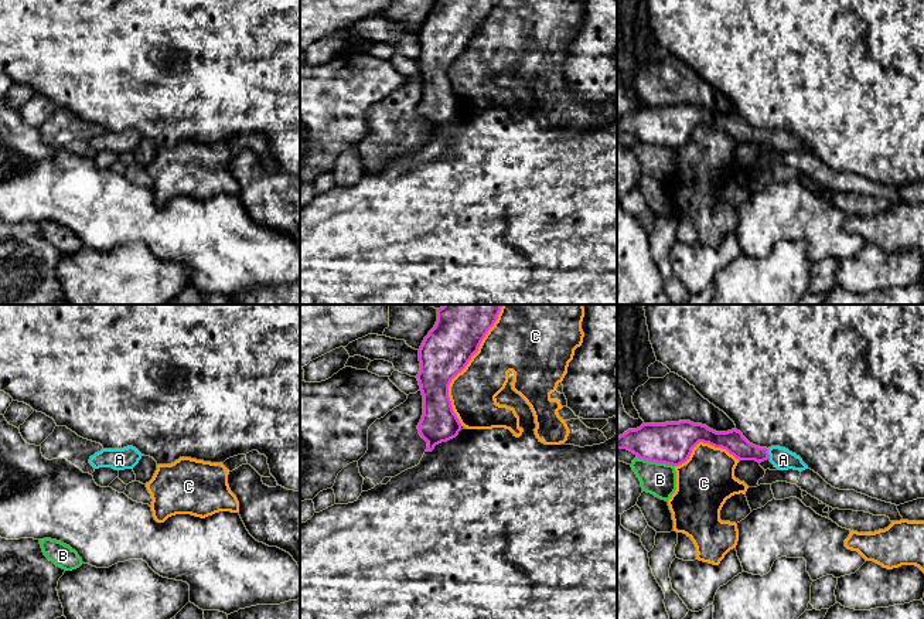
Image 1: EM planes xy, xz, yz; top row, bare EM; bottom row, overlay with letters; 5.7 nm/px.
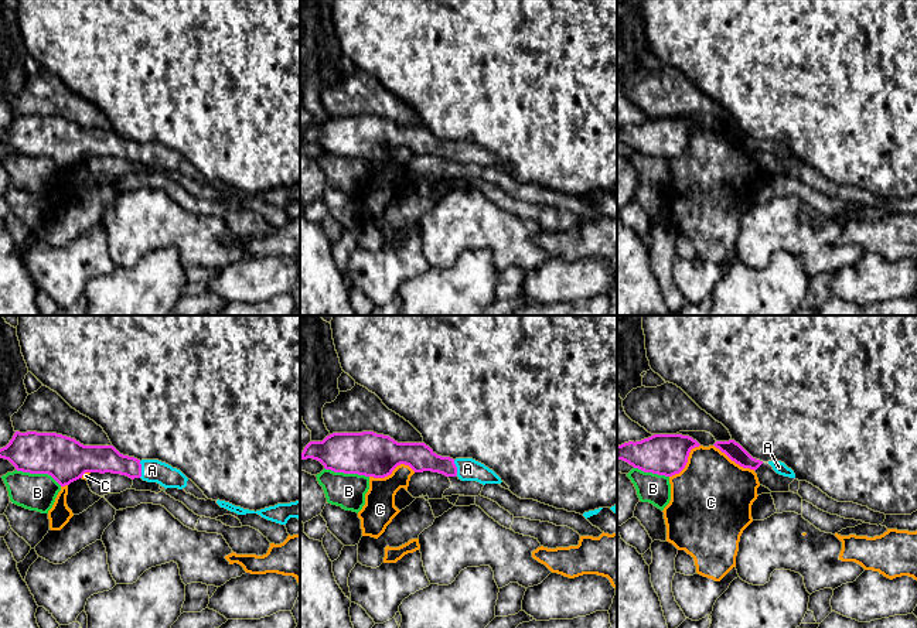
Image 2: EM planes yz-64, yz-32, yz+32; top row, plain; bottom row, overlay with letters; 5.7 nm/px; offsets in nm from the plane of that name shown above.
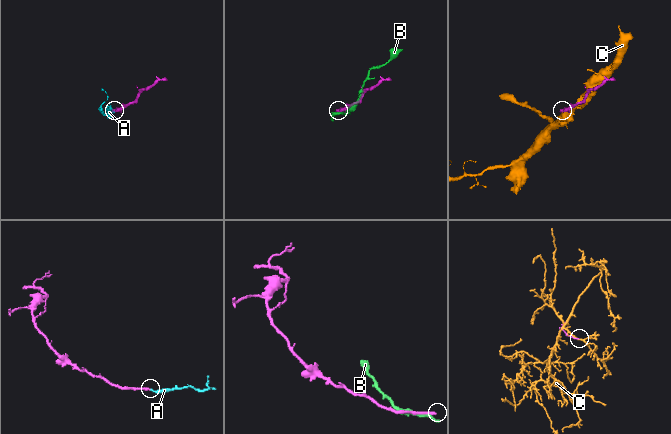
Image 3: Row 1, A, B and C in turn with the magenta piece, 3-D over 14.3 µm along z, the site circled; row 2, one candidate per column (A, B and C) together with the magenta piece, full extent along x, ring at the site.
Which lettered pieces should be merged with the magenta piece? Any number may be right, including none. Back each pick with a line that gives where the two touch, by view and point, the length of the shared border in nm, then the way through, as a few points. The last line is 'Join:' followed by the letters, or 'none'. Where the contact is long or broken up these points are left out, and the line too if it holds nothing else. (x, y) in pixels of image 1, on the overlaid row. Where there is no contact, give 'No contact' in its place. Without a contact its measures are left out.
A: Touches magenta at yz (767, 453). Shared border 60 nm. Path across: yz (733, 441), (745, 451), (767, 453), (776, 453), (783, 459)
Join: A

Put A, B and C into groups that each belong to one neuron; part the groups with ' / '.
A / B / C

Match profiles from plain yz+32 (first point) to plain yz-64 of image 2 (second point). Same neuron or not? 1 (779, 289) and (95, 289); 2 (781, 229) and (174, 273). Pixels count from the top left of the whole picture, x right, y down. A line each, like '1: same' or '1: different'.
1: same
2: different

